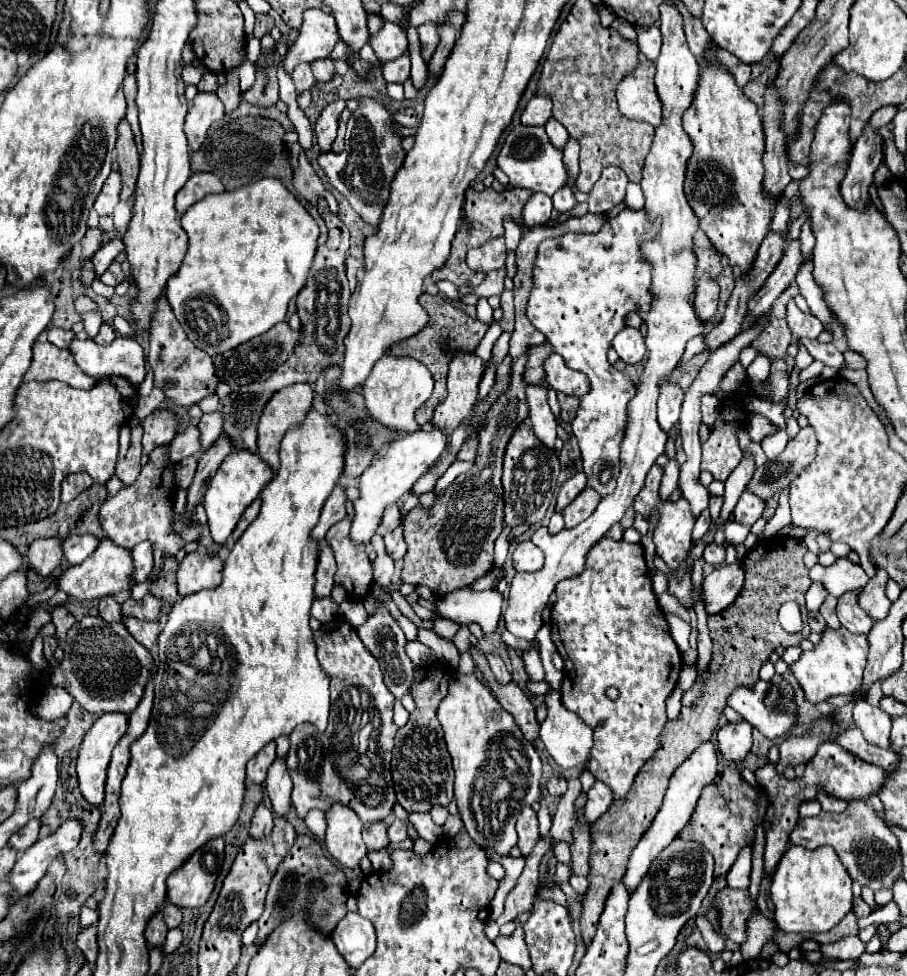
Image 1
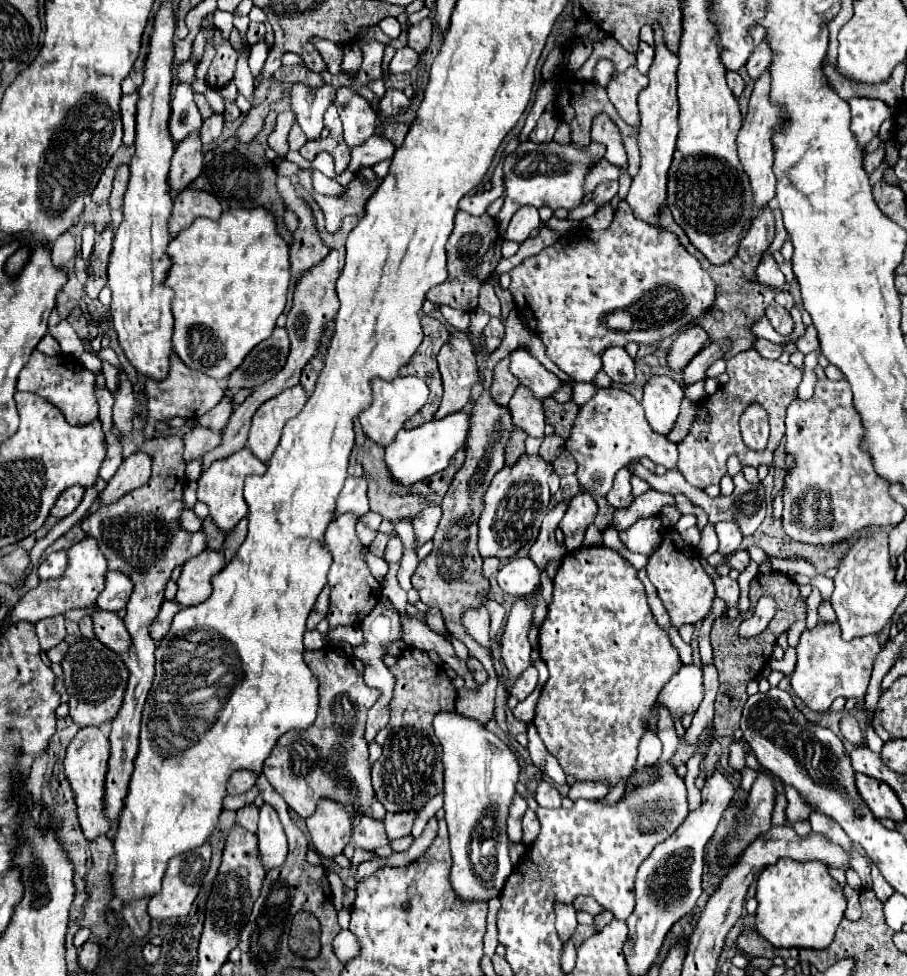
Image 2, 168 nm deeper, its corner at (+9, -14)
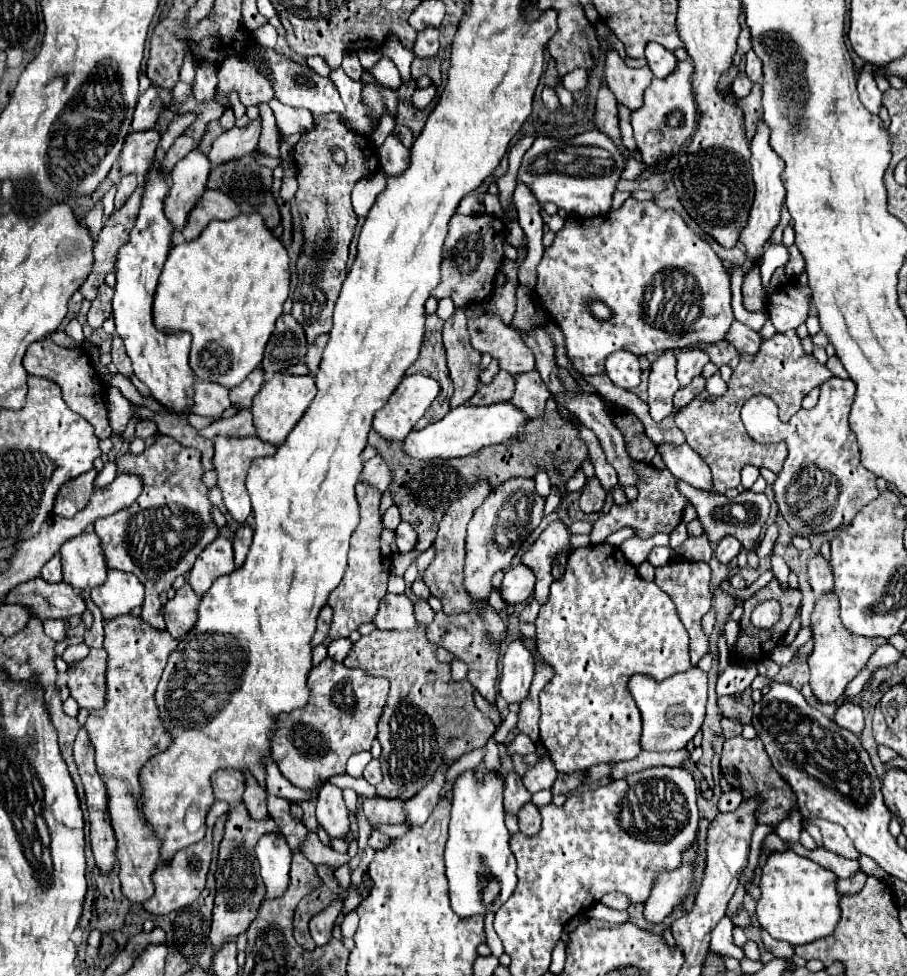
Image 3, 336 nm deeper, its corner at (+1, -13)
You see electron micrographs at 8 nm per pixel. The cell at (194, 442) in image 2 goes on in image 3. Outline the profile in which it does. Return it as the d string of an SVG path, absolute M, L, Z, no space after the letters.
M248 409L238 411L234 417L230 419L218 419L212 425L208 425L206 429L200 431L202 437L206 439L214 439L218 435L228 437L228 439L238 439L238 437L248 437L248 435L256 435L256 429L252 425L252 413Z

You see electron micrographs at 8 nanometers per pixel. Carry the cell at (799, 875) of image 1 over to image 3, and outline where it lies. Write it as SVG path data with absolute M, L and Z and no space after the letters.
M794 851L772 853L762 867L760 891L762 897L756 907L758 923L774 939L790 945L806 945L834 933L840 921L840 895L836 889L836 875L830 869L800 857Z

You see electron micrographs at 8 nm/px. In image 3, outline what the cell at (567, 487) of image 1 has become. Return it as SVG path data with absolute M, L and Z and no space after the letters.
M552 521L538 541L522 555L522 563L528 565L536 575L534 599L540 605L546 605L550 597L550 585L554 581L550 569L556 555L562 551L570 551L570 533L562 521Z

